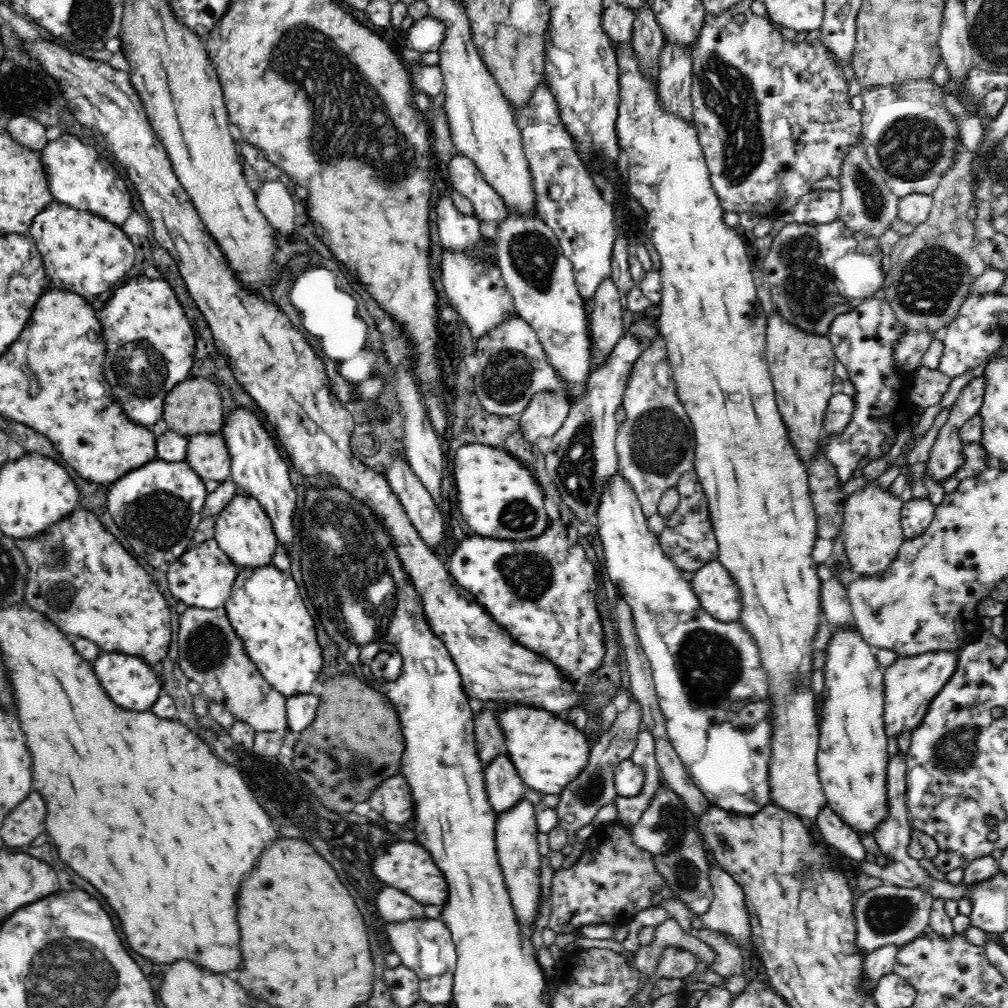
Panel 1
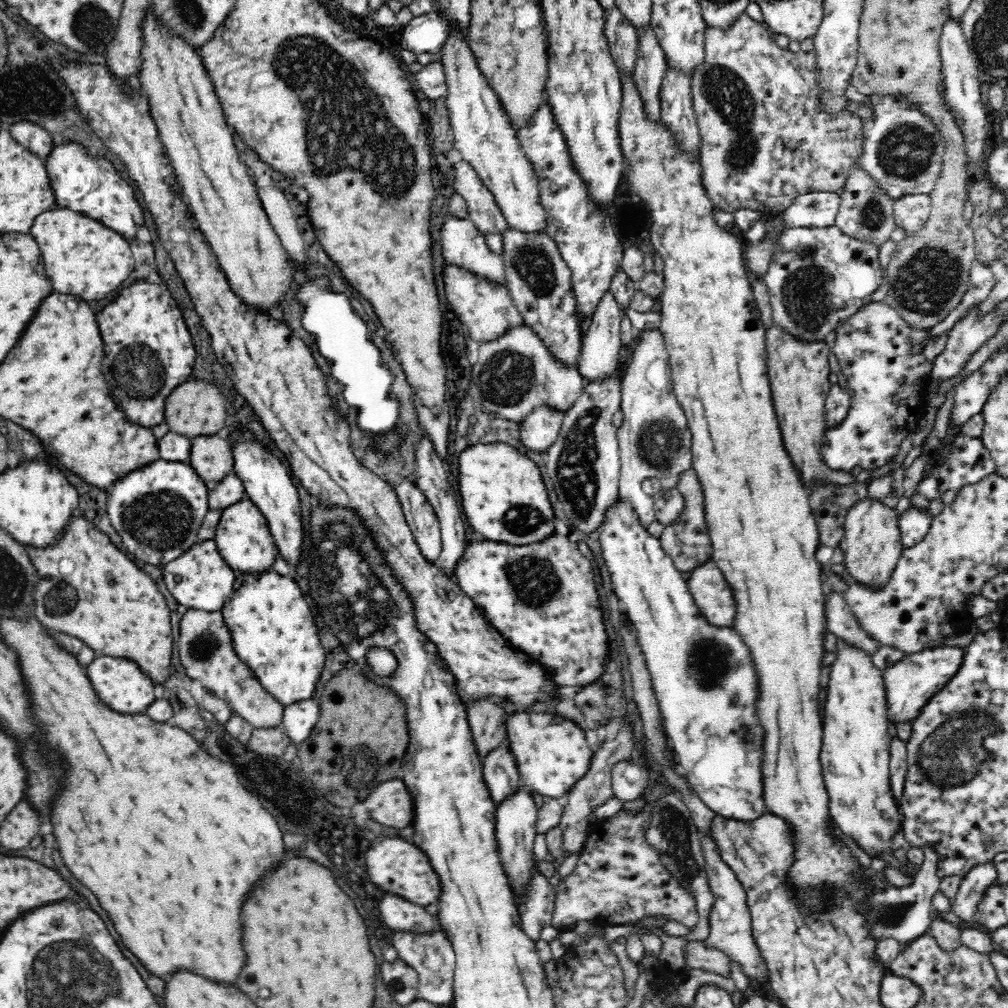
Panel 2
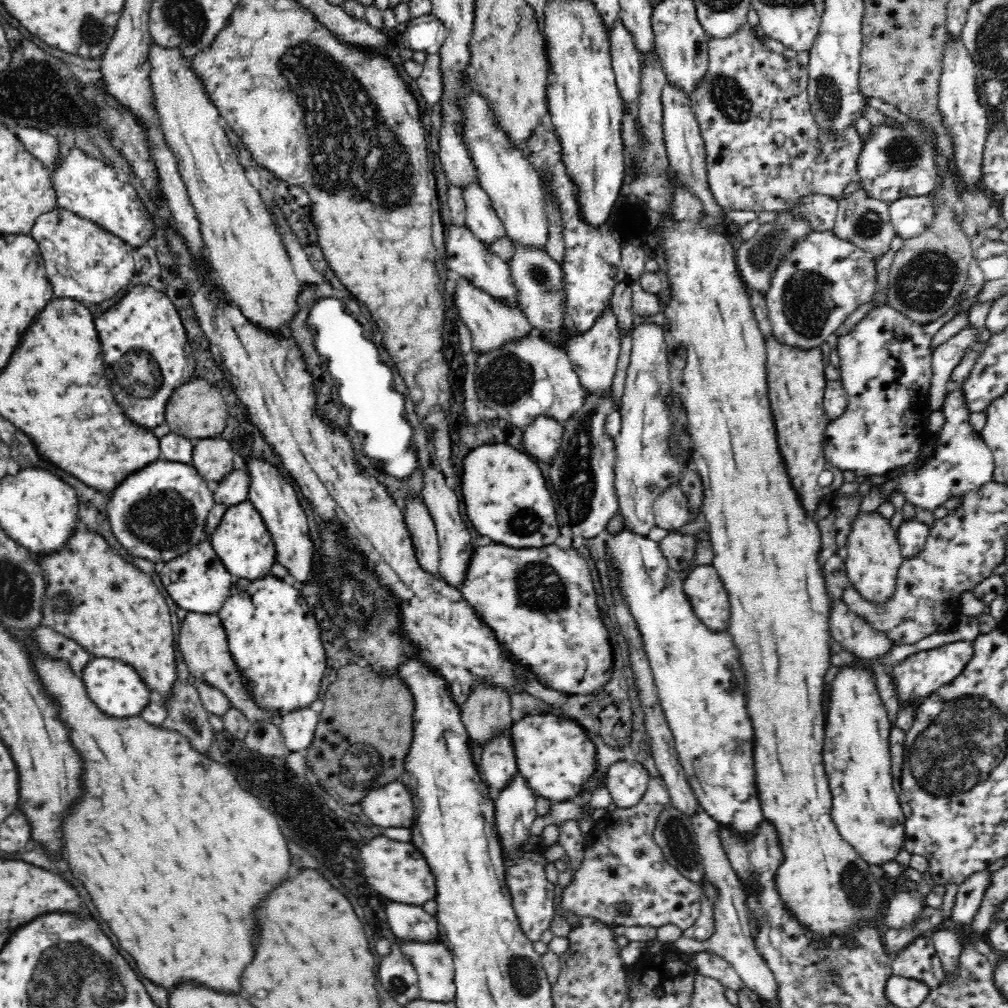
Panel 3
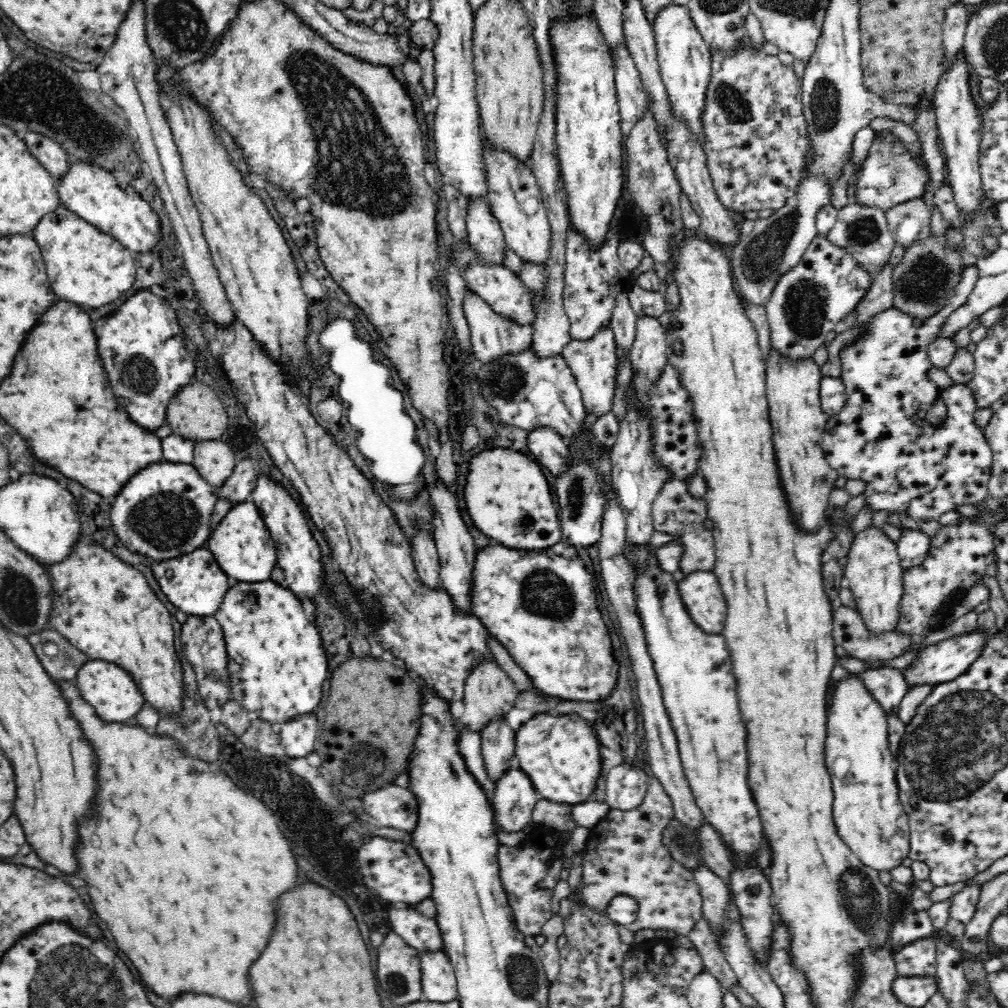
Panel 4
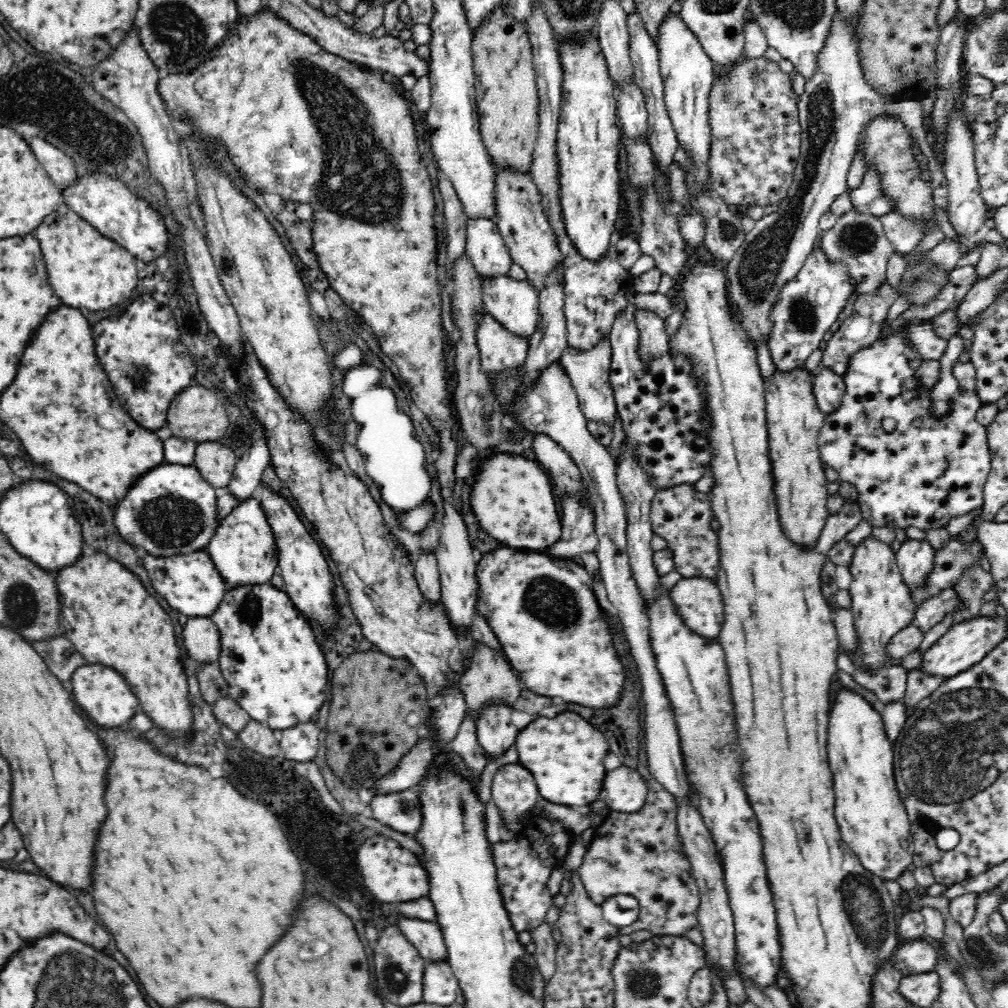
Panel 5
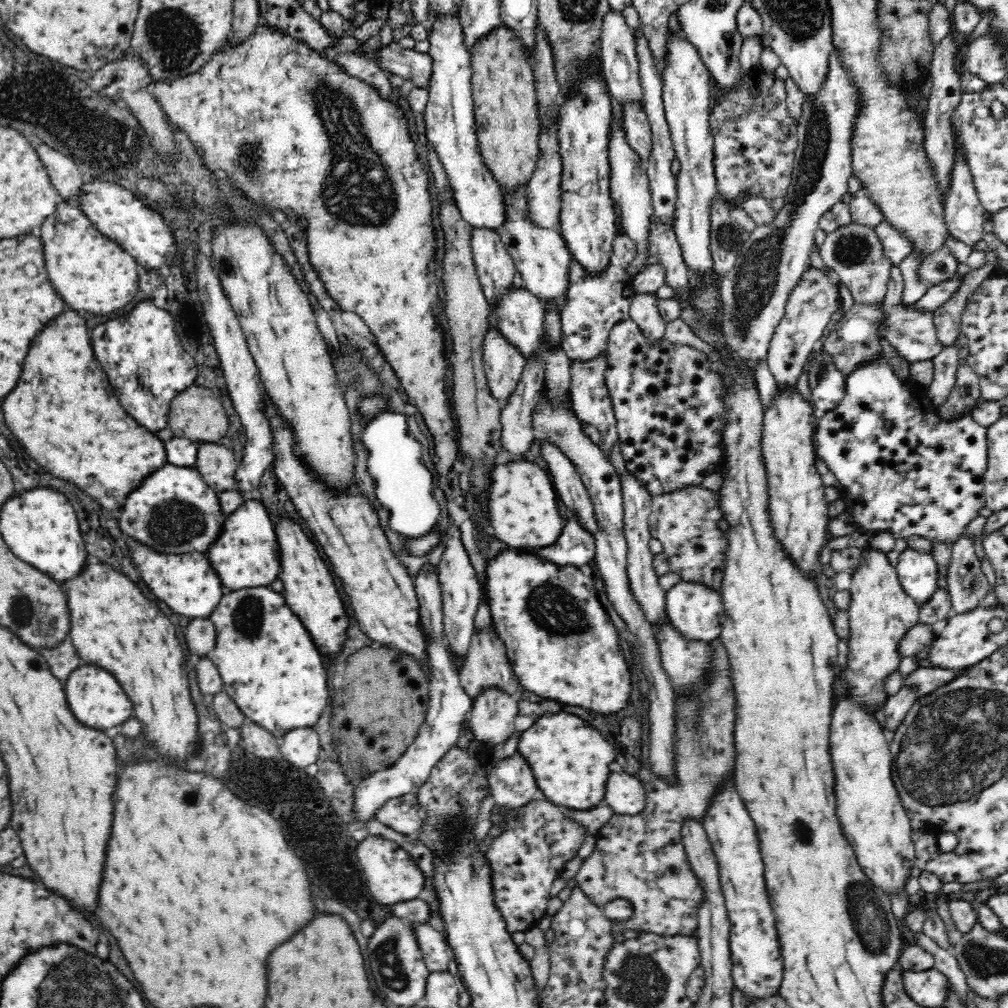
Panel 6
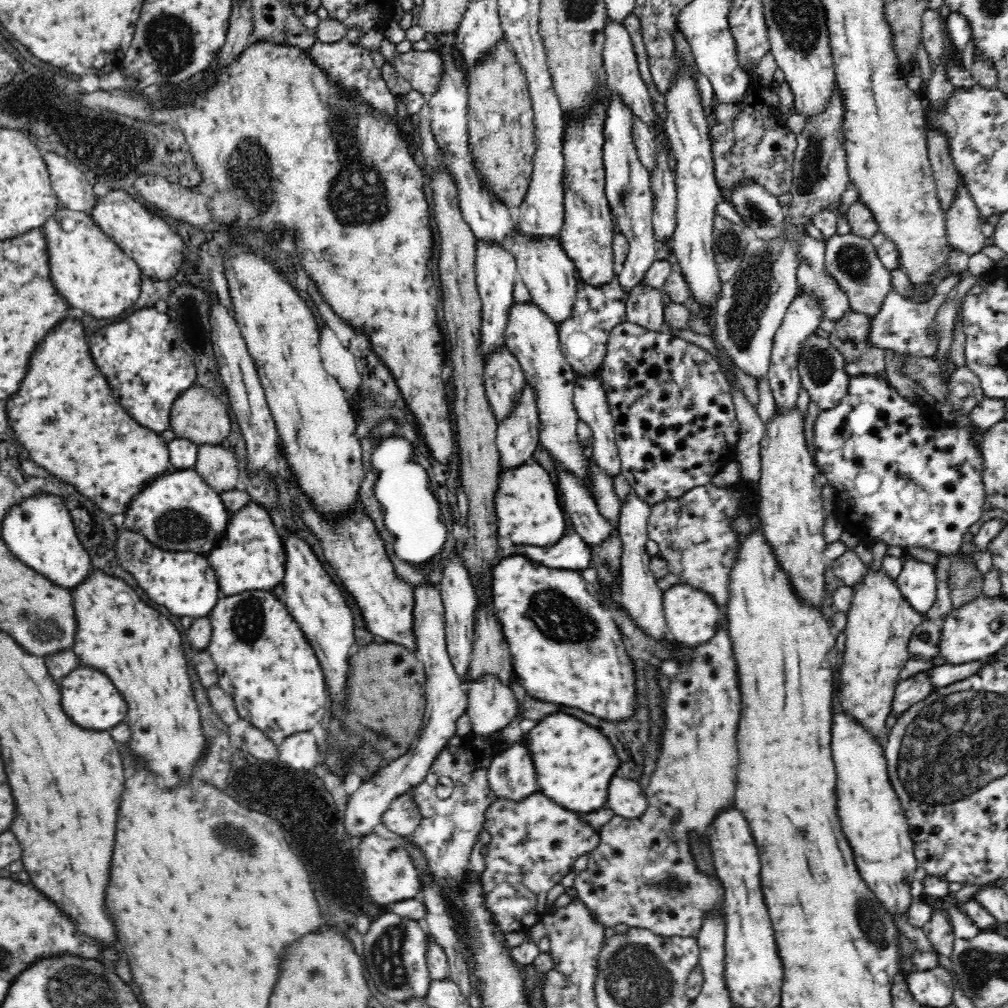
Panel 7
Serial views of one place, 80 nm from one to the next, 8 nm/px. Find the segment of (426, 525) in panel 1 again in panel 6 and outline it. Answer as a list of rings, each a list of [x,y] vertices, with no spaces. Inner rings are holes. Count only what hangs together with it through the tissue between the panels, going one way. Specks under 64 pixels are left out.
[[[426,565],[414,578],[418,613],[420,613],[420,631],[424,633],[424,655],[426,655],[426,673],[429,680],[428,709],[424,722],[420,725],[412,745],[402,756],[388,766],[386,770],[378,770],[362,779],[354,792],[354,808],[352,816],[356,824],[365,827],[369,821],[376,820],[378,809],[388,800],[412,793],[419,789],[427,778],[430,778],[432,768],[446,752],[457,745],[462,734],[462,720],[472,709],[472,699],[459,680],[459,669],[456,667],[452,653],[445,639],[443,627],[443,598],[439,576]]]

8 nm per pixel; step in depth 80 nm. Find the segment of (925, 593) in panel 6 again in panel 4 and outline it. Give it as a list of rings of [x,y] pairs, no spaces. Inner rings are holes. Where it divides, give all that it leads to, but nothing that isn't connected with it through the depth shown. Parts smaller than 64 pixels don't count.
[[[903,529],[897,542],[897,553],[903,571],[919,567],[921,562],[928,556],[931,538],[923,531]]]

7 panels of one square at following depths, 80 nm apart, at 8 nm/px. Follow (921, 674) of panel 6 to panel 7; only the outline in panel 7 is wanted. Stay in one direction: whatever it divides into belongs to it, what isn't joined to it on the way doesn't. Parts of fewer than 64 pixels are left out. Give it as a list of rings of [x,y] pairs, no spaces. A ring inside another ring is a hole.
[[[1004,649],[992,654],[992,656],[986,656],[982,660],[972,660],[972,662],[959,664],[946,663],[924,671],[929,672],[930,681],[932,681],[935,689],[943,688],[976,674],[986,663],[997,661],[998,653],[1004,653],[1005,655],[1006,651]]]

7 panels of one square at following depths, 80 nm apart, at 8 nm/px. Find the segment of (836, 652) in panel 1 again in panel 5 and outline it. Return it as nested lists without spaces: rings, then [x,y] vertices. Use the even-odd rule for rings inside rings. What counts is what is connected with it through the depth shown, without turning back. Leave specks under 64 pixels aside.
[[[844,689],[842,692],[838,692],[836,700],[834,700],[834,708],[830,712],[830,720],[828,724],[828,759],[830,768],[833,774],[833,791],[835,792],[835,818],[838,822],[840,833],[842,834],[841,839],[854,850],[857,858],[862,862],[862,866],[882,882],[897,881],[901,874],[907,871],[908,866],[913,864],[913,856],[915,849],[913,848],[913,839],[911,838],[911,824],[909,823],[909,817],[907,810],[905,809],[903,800],[900,798],[897,784],[894,780],[894,766],[897,764],[897,750],[896,745],[892,744],[891,740],[887,737],[886,730],[884,727],[883,719],[881,715],[874,710],[873,706],[870,705],[860,694],[852,692],[852,690]]]

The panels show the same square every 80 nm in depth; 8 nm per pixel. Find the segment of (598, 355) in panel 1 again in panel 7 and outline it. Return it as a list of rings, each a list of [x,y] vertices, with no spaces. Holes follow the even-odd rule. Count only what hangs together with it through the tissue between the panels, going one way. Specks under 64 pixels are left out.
[[[599,375],[593,377],[580,377],[575,380],[573,405],[577,410],[580,421],[584,421],[592,429],[592,442],[590,446],[590,458],[606,473],[614,478],[621,472],[621,458],[615,441],[614,419],[610,414],[610,406],[606,399],[606,391],[602,389],[602,381]]]

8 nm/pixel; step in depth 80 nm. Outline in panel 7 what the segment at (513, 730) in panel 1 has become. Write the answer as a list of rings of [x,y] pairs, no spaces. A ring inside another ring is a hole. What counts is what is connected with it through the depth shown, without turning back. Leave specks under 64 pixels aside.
[[[550,714],[526,734],[532,752],[536,778],[546,796],[578,814],[600,810],[608,800],[610,780],[620,766],[614,748],[598,730],[568,714]]]

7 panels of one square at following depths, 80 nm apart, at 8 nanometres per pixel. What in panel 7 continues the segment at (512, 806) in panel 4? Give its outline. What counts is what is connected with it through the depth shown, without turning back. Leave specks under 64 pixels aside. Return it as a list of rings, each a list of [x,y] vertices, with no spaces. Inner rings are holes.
[[[524,740],[512,742],[497,754],[487,770],[487,779],[497,796],[508,800],[522,800],[538,792],[532,756]]]

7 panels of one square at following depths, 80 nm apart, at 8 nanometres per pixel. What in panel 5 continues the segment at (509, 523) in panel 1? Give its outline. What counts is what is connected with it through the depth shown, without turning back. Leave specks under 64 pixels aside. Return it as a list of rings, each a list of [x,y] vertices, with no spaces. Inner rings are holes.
[[[492,453],[484,462],[486,472],[482,474],[482,482],[478,480],[472,488],[472,510],[476,518],[480,520],[480,526],[496,540],[504,542],[510,548],[522,550],[522,548],[547,548],[560,540],[560,514],[556,508],[556,498],[552,491],[549,474],[540,467],[536,461],[531,461],[516,454]]]

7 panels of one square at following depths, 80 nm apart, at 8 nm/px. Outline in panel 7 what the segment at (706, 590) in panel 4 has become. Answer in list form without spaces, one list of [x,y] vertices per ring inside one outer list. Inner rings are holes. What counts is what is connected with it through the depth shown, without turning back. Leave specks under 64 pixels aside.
[[[680,582],[663,592],[663,611],[670,639],[693,649],[710,640],[716,634],[716,630],[720,628],[720,622],[724,620],[724,615],[720,613],[718,605],[714,603],[714,599],[708,593]]]

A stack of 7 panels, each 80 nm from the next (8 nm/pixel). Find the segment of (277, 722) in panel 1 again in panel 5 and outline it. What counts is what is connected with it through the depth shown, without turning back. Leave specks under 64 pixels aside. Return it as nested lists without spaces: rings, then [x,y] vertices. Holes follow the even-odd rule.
[[[190,618],[182,642],[187,654],[199,663],[215,662],[220,652],[220,633],[210,618]]]

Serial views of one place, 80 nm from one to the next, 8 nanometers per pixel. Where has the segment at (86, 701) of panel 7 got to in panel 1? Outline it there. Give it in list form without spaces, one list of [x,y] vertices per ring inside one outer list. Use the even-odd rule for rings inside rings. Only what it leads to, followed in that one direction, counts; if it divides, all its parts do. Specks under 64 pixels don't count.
[[[102,654],[94,660],[94,670],[106,694],[124,710],[148,710],[160,696],[161,678],[142,658],[126,654]]]

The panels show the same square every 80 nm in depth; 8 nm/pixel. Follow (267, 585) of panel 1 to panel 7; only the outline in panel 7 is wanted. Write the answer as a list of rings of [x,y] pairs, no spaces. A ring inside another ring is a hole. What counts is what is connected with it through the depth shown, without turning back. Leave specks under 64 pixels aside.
[[[252,590],[220,600],[210,618],[212,640],[208,642],[208,650],[216,665],[217,684],[233,698],[240,719],[260,729],[278,747],[288,736],[310,731],[328,716],[329,693],[320,662],[282,600],[272,592]]]

